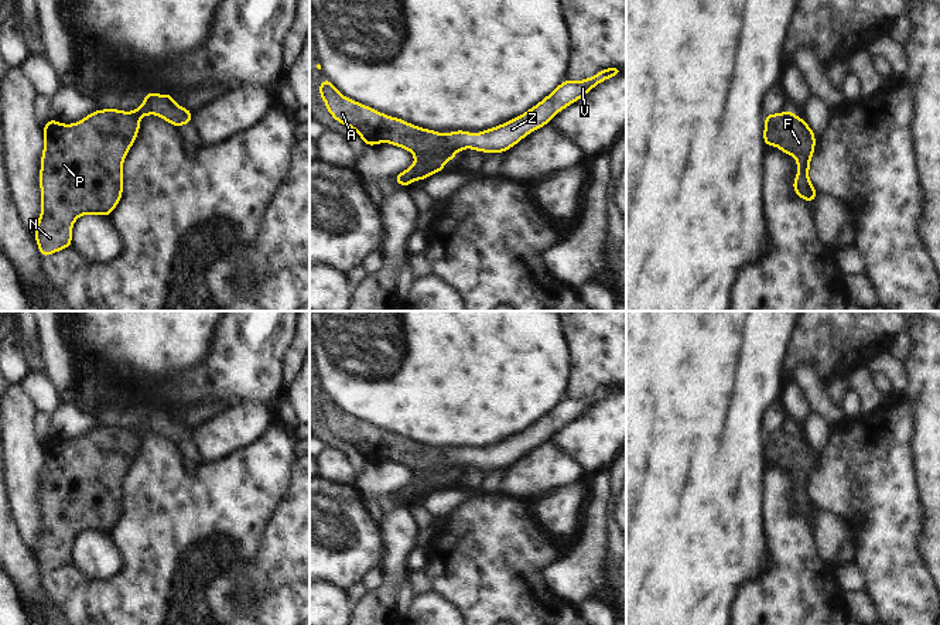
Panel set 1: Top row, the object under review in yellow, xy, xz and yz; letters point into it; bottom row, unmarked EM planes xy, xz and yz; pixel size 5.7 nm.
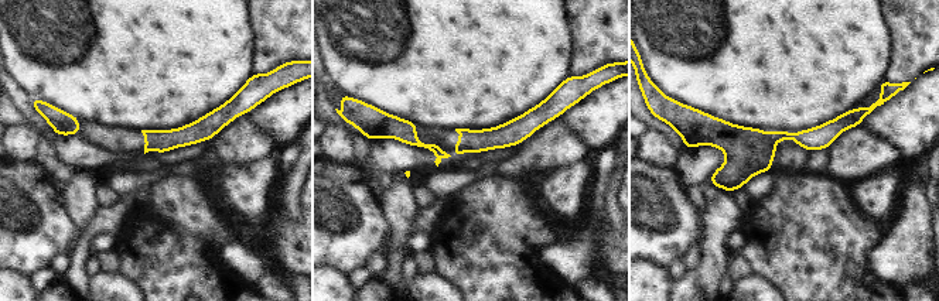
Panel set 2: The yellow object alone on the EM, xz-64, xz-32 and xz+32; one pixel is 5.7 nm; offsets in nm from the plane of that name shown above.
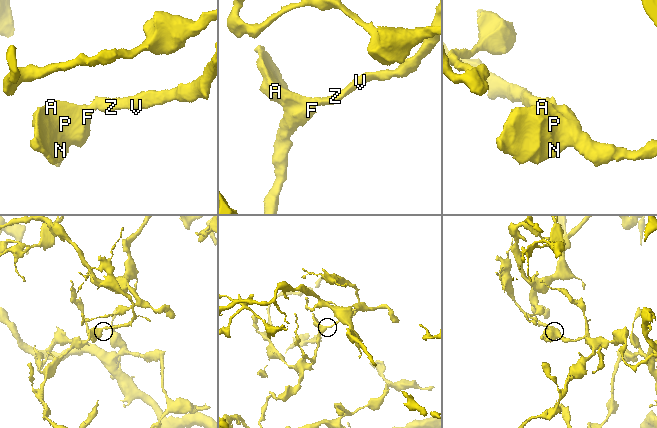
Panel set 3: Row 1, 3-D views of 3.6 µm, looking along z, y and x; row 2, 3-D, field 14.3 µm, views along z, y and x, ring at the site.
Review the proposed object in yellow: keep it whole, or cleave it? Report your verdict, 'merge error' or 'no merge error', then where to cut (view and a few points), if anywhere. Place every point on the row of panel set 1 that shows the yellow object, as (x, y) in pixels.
merge error; cut xz (441, 135), (455, 153)

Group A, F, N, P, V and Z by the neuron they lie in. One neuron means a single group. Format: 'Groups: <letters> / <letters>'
Groups: A F N P / V Z

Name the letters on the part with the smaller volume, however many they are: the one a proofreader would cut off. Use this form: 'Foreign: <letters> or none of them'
Foreign: V, Z

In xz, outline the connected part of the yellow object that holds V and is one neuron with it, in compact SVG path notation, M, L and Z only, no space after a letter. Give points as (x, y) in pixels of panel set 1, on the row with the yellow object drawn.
M609 66L582 81L564 79L551 93L517 117L474 134L468 130L448 132L442 139L455 154L466 148L506 153L527 134L548 124L558 112L584 98L592 88L621 74L623 69L619 66Z

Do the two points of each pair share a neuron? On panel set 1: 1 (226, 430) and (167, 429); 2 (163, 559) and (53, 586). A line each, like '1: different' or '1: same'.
1: different
2: same

